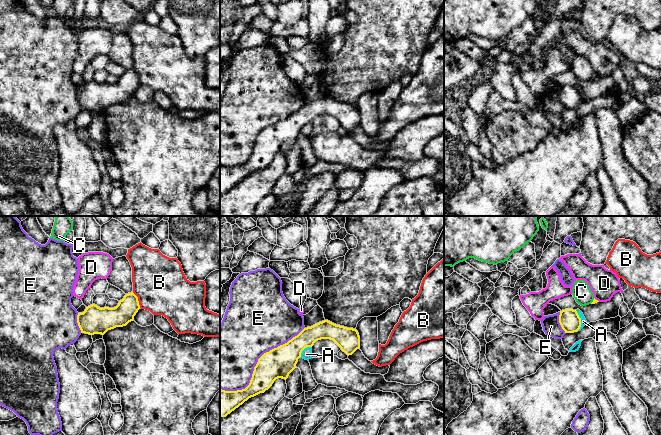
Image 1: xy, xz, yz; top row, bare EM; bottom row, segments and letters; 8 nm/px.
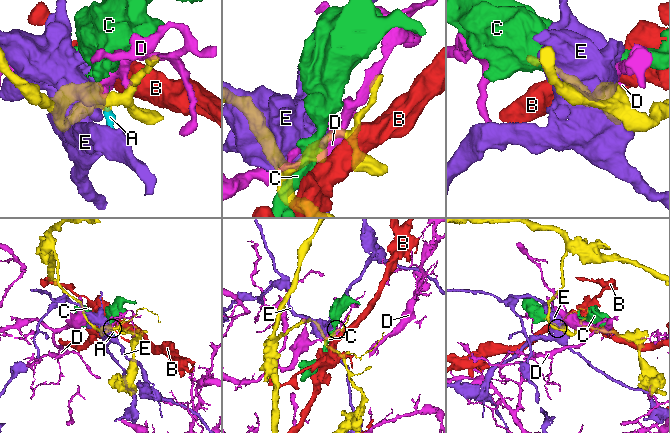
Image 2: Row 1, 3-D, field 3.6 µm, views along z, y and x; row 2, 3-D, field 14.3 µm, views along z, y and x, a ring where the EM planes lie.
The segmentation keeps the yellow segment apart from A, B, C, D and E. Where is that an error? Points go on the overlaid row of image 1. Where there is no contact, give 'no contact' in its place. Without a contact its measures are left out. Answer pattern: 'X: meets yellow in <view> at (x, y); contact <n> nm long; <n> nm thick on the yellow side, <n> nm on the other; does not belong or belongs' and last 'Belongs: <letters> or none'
A: meets yellow in yz at (580, 322); contact 160 nm long; 160 nm thick on the yellow side, 50 nm on the other; does not belong
B: meets yellow in xy at (137, 300); contact 140 nm long; 170 nm thick on the yellow side, 420 nm on the other; does not belong
C: meets yellow in yz at (593, 301); contact 60 nm long; 30 nm thick on the yellow side, 150 nm on the other; does not belong
D: meets yellow in yz at (597, 300); contact 60 nm long; 30 nm thick on the yellow side, 240 nm on the other; does not belong
E: meets yellow in xz at (257, 363); contact 850 nm long; 240 nm thick on the yellow side, 480 nm on the other; does not belong
Belongs: none

